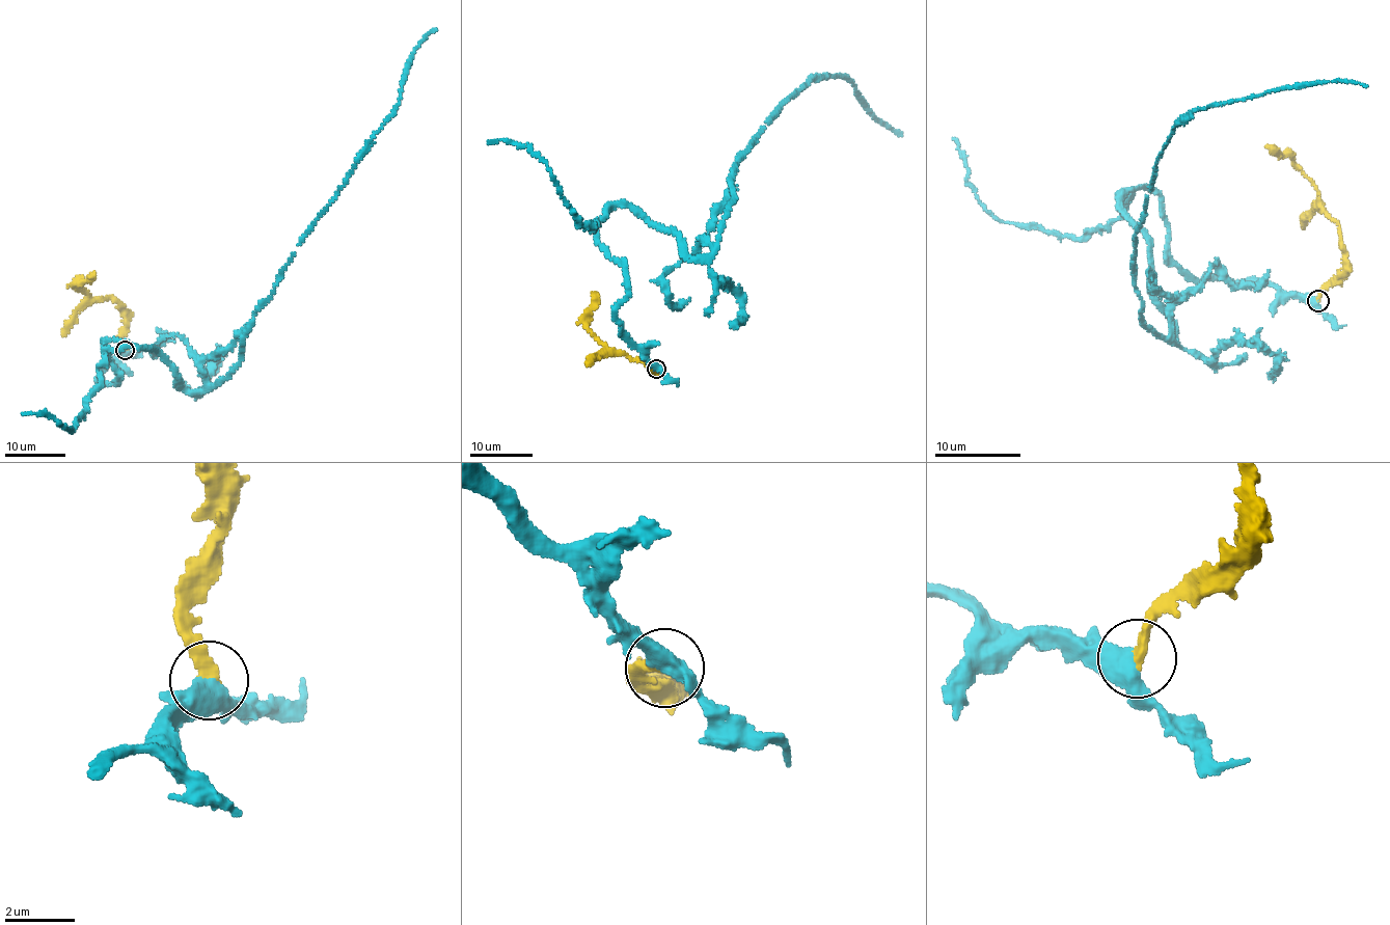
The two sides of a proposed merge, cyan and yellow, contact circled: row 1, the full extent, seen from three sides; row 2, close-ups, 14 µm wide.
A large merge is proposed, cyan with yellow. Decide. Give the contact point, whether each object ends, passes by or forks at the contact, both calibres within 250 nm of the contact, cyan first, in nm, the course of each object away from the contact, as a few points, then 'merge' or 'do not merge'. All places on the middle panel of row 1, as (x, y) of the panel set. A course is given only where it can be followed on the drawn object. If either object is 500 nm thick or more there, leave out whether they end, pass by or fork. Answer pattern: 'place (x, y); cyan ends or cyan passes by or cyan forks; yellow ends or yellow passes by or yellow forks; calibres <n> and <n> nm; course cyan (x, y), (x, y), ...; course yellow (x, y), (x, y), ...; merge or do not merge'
place (656, 369); cyan passes by; yellow ends; calibres 480 and 360 nm; course cyan (656, 369), (616, 318), (601, 218), (630, 207), (709, 256), (735, 159), (813, 76), (851, 81), (902, 133); course yellow (656, 369), (652, 371), (656, 371), (649, 363), (619, 356), (589, 328), (587, 320), (597, 294); merge

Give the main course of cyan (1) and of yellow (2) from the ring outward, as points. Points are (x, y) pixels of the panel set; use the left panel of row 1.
1: (125, 350), (99, 384), (118, 375), (113, 339), (154, 349), (186, 389), (227, 378), (255, 307), (437, 29)
2: (125, 350), (121, 335), (126, 324), (123, 304), (110, 298), (97, 300), (76, 287), (77, 282), (93, 273)

